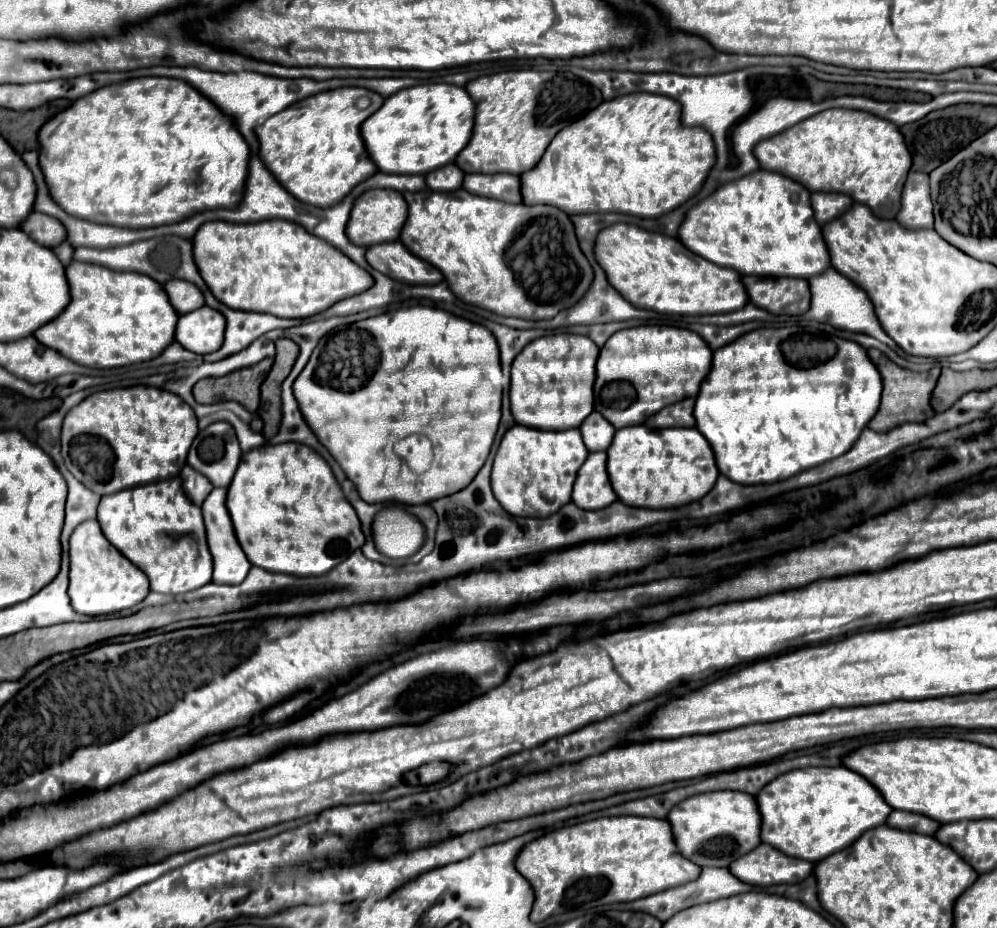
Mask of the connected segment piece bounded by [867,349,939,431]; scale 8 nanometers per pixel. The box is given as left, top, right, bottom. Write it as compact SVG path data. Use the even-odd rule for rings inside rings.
M869 349L869 359L873 359L873 365L877 367L877 371L881 373L883 379L883 397L881 397L881 405L875 413L875 417L869 421L869 429L873 431L889 431L901 423L907 421L925 421L933 415L933 409L929 405L929 397L931 391L937 383L939 377L939 369L933 371L925 371L925 373L913 373L909 369L901 369L899 365L895 365L893 361L887 359L887 355L883 355L877 349Z

